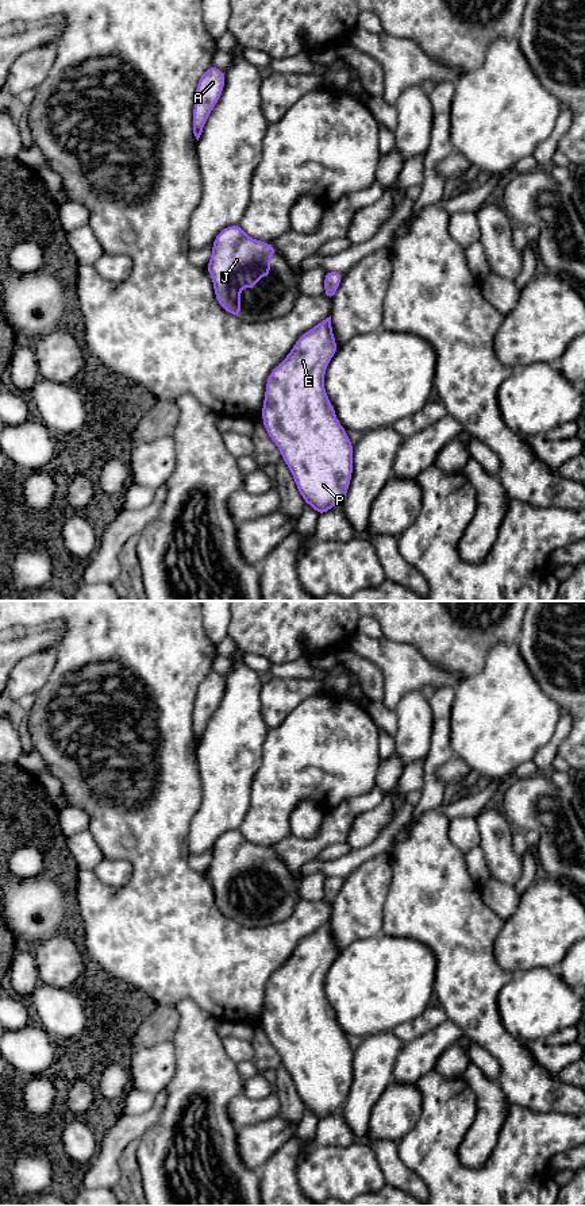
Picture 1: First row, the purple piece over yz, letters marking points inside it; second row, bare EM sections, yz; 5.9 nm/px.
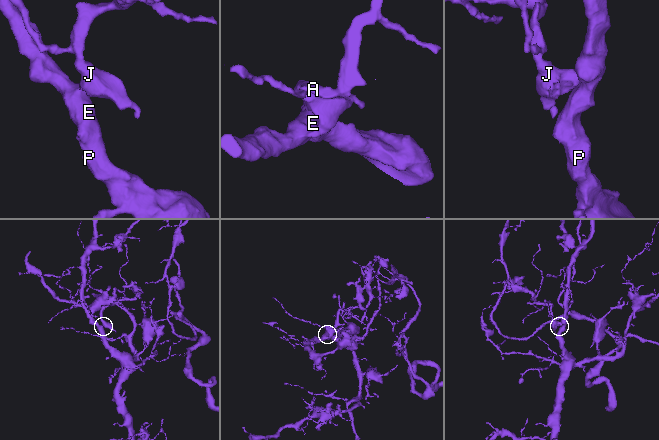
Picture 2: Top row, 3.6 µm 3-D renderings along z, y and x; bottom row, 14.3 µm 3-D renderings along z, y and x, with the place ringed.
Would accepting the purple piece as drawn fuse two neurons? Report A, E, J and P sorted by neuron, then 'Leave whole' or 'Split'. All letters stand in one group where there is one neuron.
Groups: A E J P. Leave whole

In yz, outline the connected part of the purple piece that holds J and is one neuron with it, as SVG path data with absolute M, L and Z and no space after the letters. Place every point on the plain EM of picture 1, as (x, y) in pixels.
M240 829L223 833L207 870L219 910L240 924L240 893L254 895L259 882L270 882L270 862L277 859L272 848L250 843Z

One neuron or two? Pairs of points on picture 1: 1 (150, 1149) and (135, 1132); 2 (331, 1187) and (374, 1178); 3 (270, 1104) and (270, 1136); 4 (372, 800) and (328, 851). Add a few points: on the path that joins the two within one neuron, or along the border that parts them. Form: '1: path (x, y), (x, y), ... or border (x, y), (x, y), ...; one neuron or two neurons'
1: border (161, 1113), (138, 1139); two neurons
2: path (342, 1178), (364, 1178); one neuron
3: border (276, 1114), (239, 1126); two neurons
4: border (345, 842), (330, 843), (315, 858); two neurons

